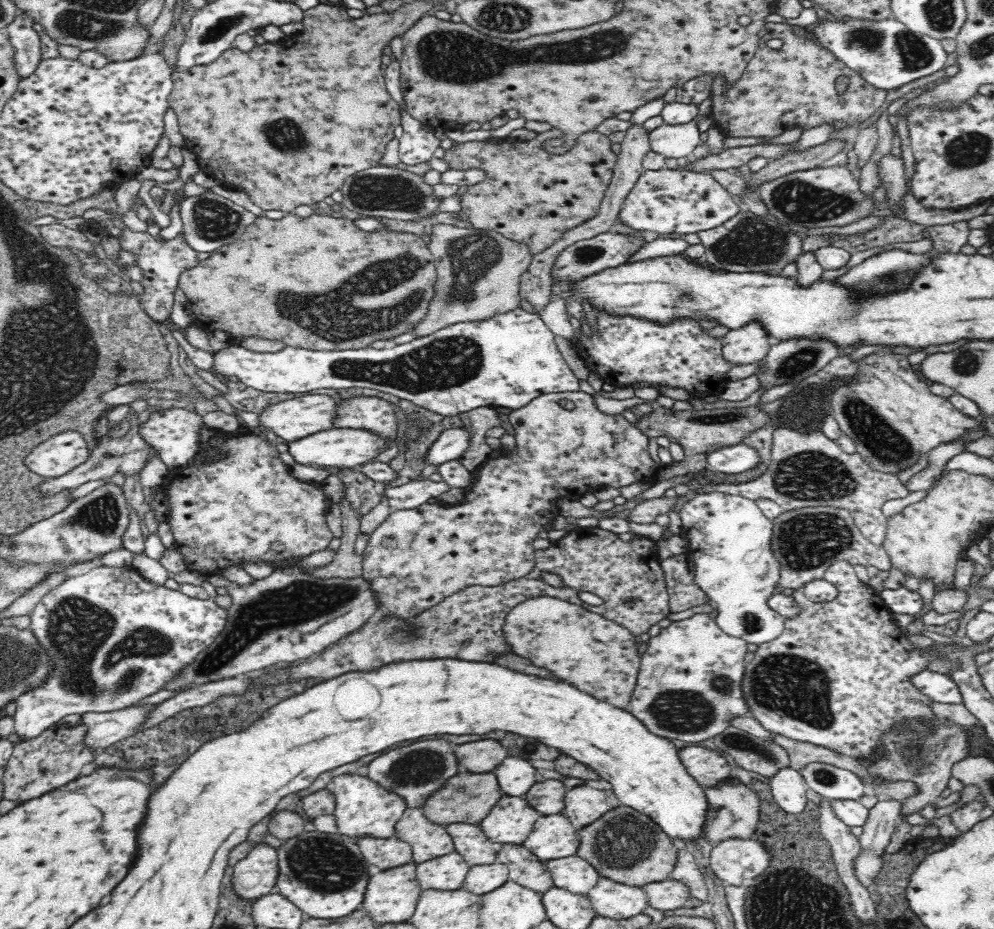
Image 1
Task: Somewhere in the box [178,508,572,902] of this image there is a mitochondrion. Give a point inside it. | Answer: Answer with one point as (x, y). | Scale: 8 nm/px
(299, 602)

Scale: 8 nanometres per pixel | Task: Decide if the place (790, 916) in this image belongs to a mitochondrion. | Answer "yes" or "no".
yes

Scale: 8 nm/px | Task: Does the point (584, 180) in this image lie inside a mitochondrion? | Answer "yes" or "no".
yes

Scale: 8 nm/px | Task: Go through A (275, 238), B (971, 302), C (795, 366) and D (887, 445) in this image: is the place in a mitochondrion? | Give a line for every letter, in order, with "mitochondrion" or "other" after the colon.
A: other
B: other
C: mitochondrion
D: mitochondrion

